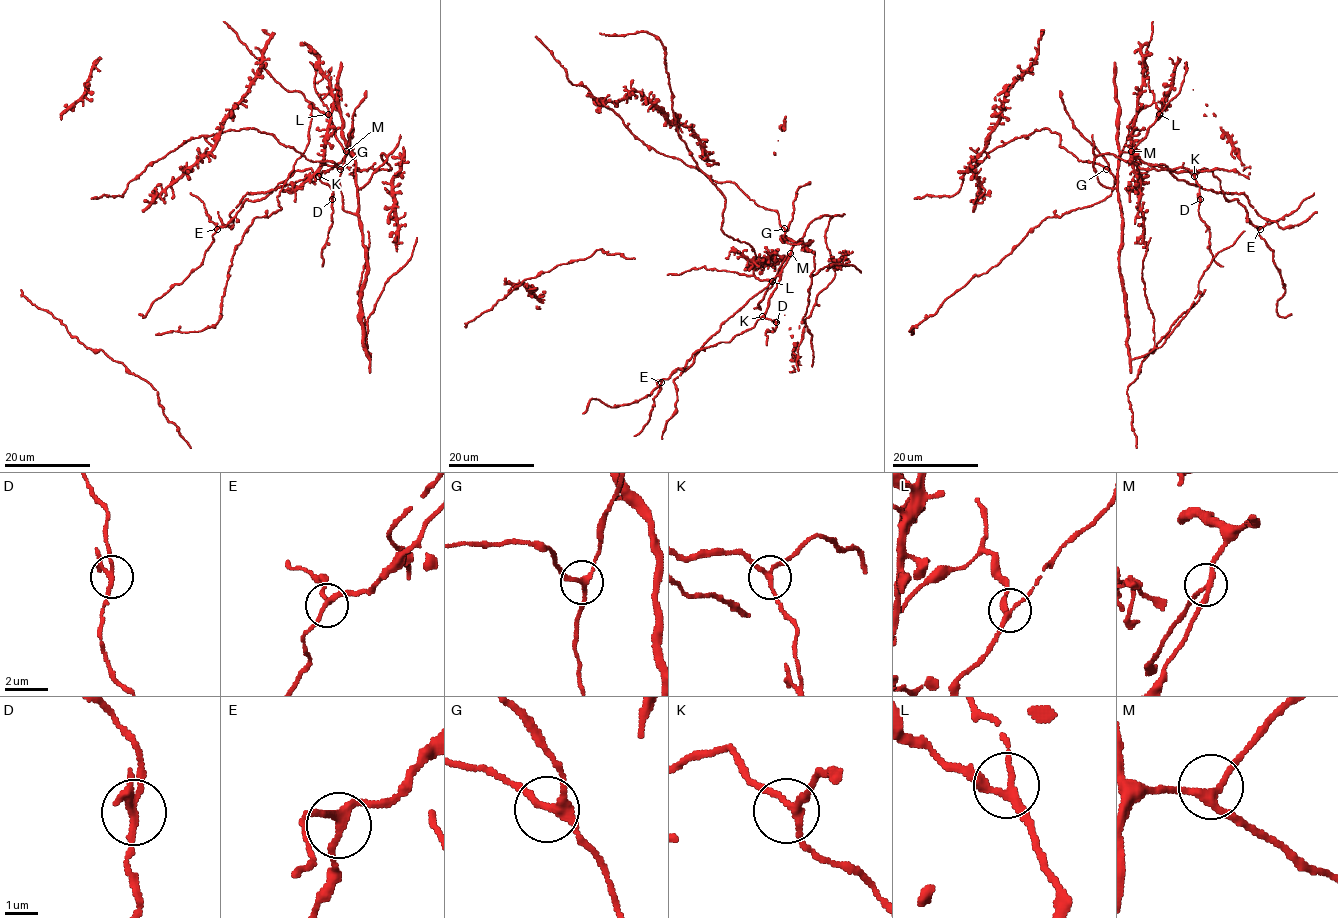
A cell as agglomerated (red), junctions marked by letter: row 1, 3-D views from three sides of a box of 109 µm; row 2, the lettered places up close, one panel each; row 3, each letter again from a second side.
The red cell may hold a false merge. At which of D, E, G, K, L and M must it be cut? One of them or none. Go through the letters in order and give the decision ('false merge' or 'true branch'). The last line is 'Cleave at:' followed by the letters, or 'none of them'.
D: false merge
E: true branch
G: true branch
K: true branch
L: true branch
M: true branch
Cleave at: D

